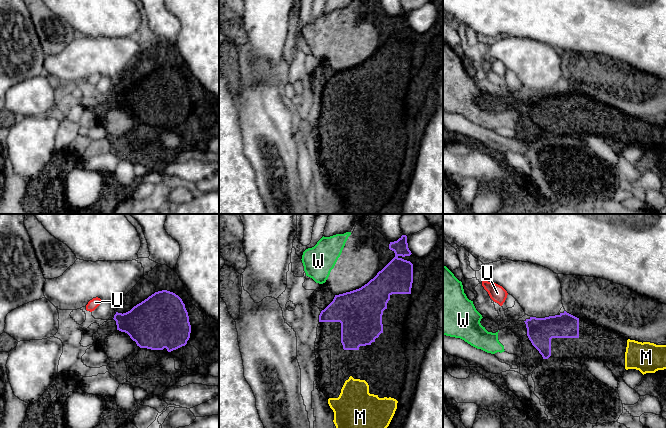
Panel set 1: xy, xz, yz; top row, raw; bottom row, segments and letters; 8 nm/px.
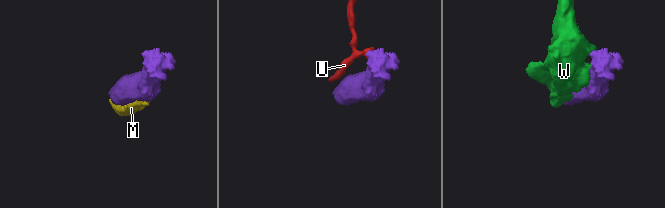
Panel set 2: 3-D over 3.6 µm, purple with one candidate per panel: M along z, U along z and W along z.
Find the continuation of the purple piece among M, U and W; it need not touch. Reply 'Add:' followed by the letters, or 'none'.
Add: M

